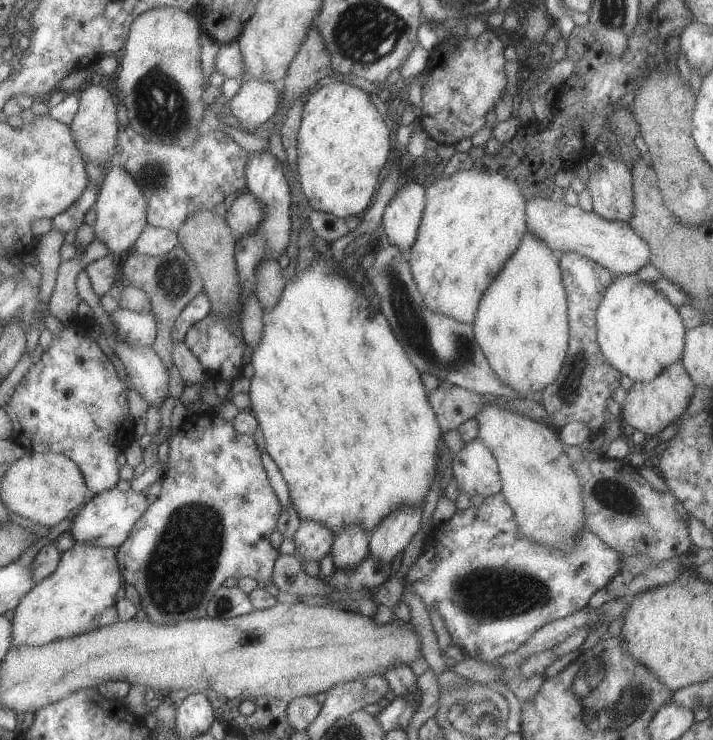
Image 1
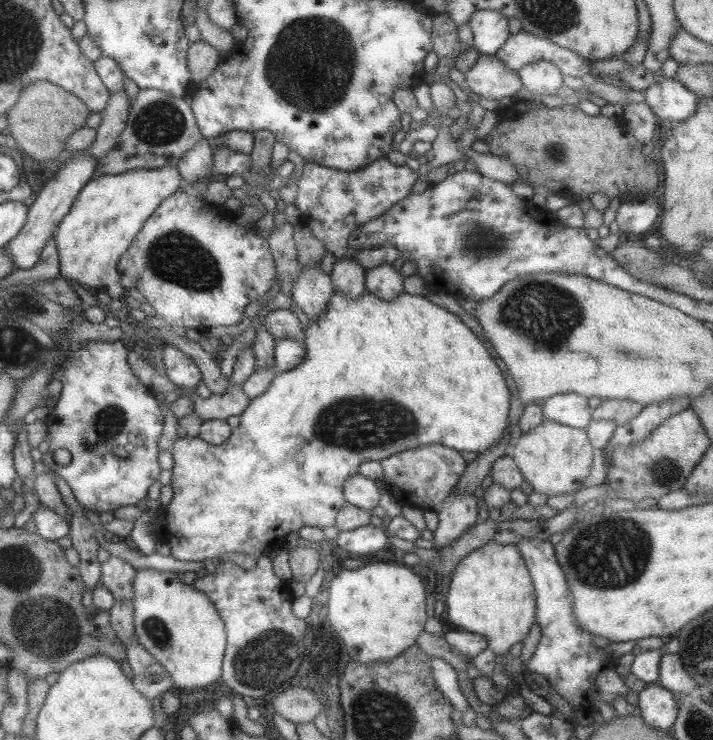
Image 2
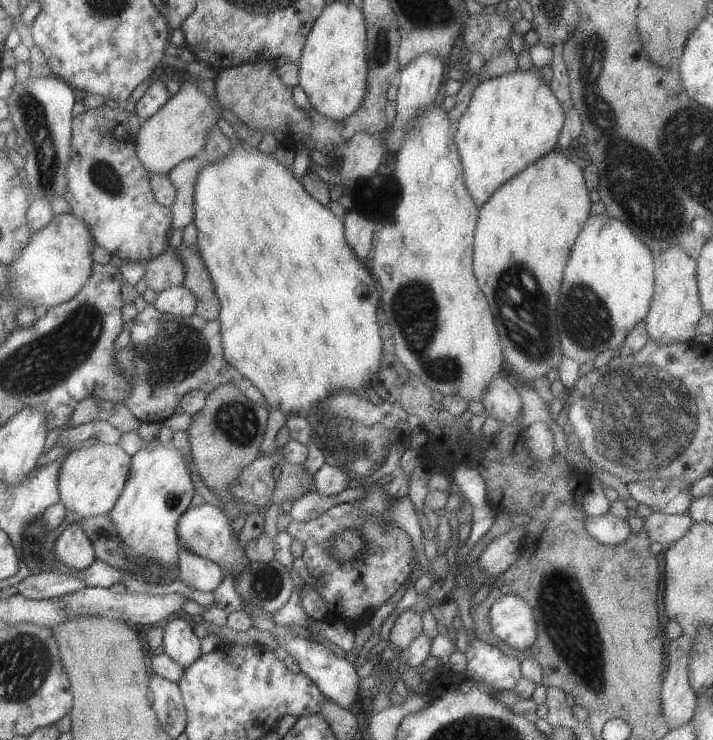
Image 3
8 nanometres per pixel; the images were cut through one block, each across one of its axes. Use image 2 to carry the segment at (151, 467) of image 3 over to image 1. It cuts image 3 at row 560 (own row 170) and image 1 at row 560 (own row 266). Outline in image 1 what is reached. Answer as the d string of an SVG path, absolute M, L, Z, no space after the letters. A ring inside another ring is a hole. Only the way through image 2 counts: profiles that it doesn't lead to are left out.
M74 543L71 549L61 552L55 572L41 582L34 583L30 590L19 599L10 621L10 646L13 648L21 645L38 647L57 639L88 633L117 622L115 592L119 590L122 582L123 578L119 572L114 549Z

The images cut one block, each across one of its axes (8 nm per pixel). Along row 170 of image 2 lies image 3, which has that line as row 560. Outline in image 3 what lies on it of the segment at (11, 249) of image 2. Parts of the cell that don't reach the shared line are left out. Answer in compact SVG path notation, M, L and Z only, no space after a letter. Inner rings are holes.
M73 521L60 533L53 549L55 560L71 571L83 571L96 560L93 545L77 521Z

